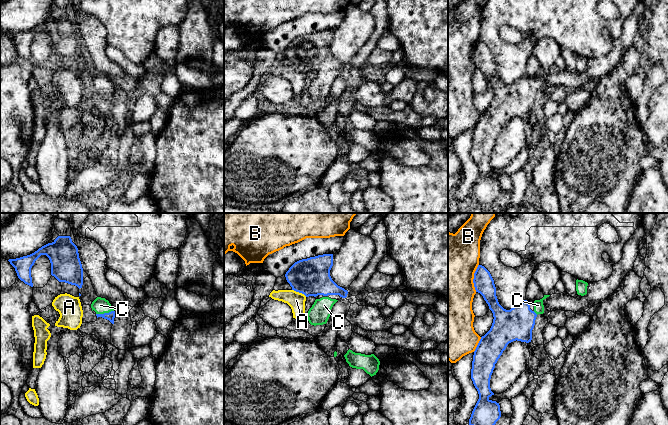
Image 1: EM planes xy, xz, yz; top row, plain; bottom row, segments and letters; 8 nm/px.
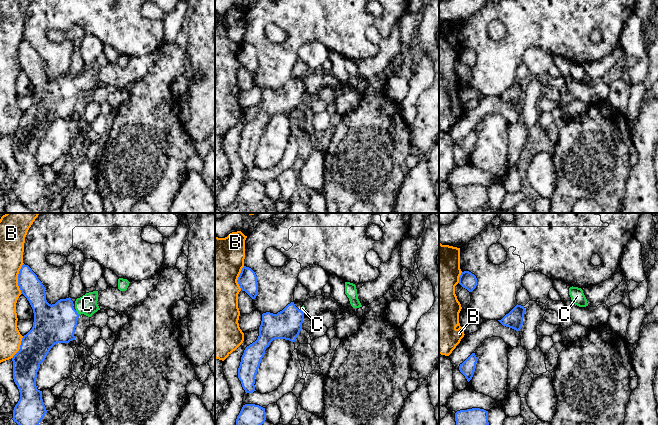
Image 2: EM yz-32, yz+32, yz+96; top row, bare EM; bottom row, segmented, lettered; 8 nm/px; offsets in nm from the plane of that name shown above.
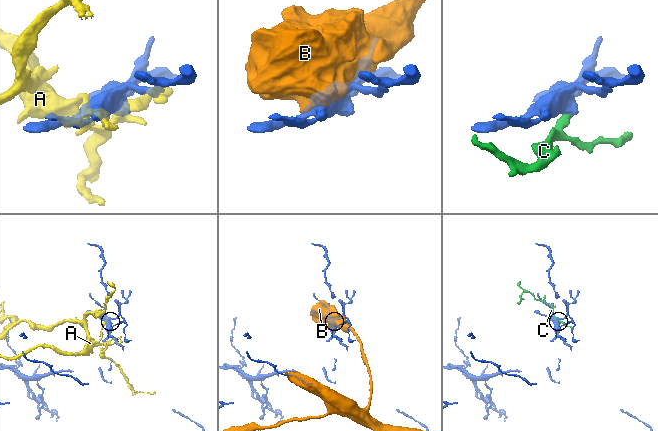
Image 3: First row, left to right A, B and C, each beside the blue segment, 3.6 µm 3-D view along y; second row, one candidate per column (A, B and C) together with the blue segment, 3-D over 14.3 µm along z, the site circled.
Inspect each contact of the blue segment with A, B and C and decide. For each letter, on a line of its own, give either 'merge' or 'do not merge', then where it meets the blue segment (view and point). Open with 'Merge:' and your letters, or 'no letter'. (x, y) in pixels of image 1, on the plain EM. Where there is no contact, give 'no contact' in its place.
Merge: C
A: do not merge; meets blue in xz at (299, 68)
B: do not merge; meets blue in yz at (474, 54)
C: merge; meets blue in xy at (104, 89)

